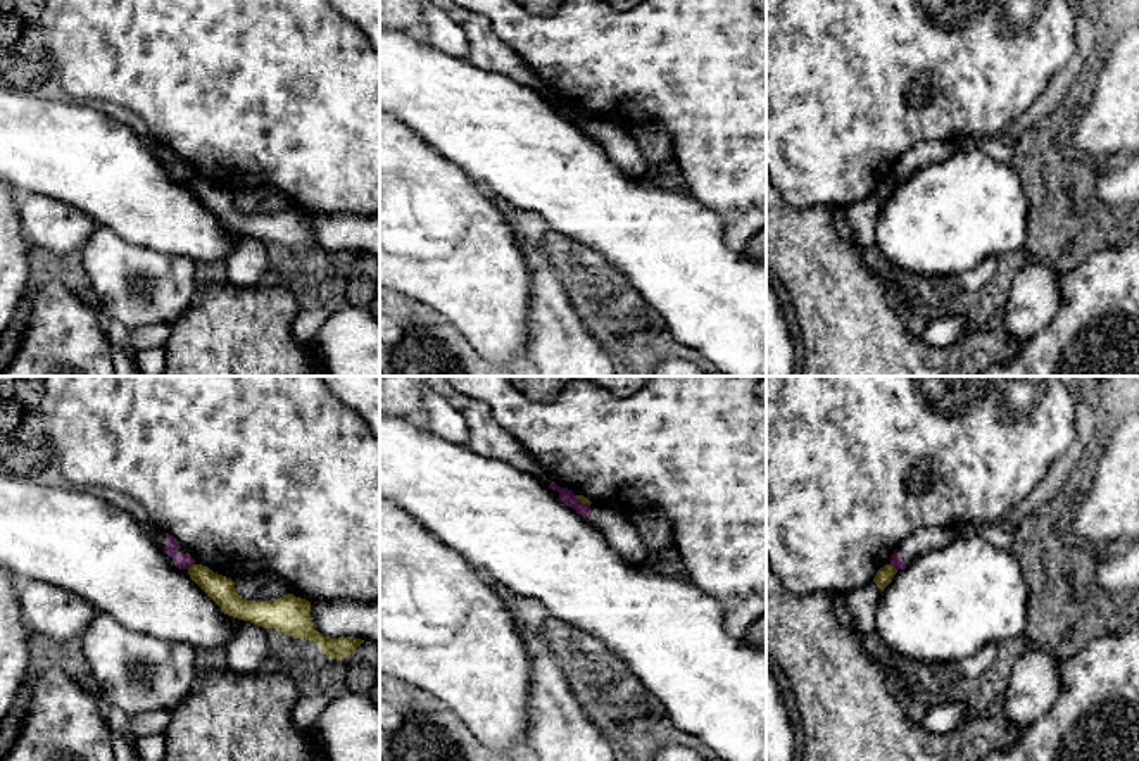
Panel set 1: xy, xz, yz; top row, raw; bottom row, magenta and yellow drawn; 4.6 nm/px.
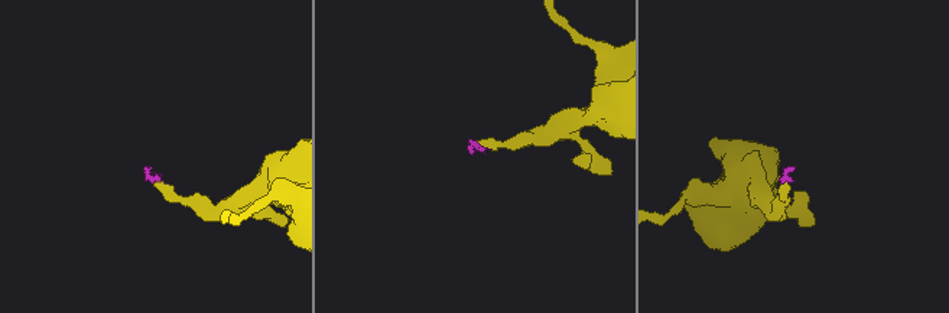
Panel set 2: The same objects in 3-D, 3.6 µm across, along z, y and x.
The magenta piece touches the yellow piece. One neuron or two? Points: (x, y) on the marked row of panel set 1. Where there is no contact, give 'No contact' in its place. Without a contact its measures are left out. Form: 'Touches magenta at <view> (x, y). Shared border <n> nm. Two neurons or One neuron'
Touches magenta at xy (190, 565). Shared border 50 nm. Two neurons

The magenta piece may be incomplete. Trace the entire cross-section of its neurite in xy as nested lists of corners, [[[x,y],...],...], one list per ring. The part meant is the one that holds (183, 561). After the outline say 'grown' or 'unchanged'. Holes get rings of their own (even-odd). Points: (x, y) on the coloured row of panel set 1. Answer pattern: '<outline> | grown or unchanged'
[[[140,525],[140,528],[152,540],[152,544],[155,544],[160,550],[173,557],[176,568],[188,569],[192,564],[195,564],[195,559],[188,552],[181,554],[178,550],[179,544],[173,535],[164,533],[150,525]]] | grown

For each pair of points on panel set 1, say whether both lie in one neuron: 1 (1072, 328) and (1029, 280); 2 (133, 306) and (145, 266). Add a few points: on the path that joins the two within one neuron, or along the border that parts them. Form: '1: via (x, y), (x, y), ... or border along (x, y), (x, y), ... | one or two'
1: border along (1060, 276), (1060, 304), (1057, 313), (1029, 340) | two
2: via (144, 295), (151, 283), (149, 276) | one

